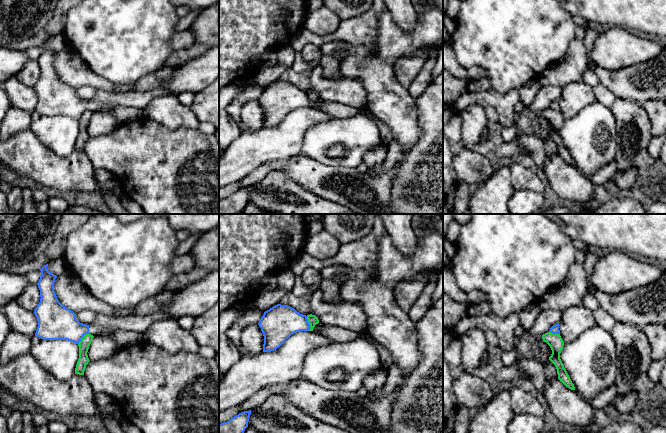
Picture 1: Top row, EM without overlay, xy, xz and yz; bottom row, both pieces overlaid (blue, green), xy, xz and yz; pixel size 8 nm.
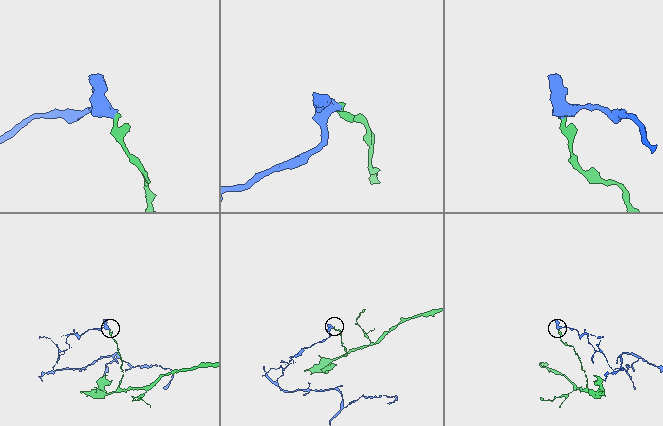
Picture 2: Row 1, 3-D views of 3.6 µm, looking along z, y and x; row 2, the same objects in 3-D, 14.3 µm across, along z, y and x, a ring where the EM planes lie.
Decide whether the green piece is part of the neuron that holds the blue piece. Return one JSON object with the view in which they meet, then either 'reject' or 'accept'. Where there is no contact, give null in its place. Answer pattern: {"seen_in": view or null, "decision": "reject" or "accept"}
{"seen_in": "xz", "decision": "reject"}

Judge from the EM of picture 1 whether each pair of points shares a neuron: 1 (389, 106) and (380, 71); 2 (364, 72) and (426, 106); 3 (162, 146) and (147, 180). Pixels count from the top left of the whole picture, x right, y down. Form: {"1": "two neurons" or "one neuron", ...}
{"1": "one neuron", "2": "two neurons", "3": "one neuron"}

